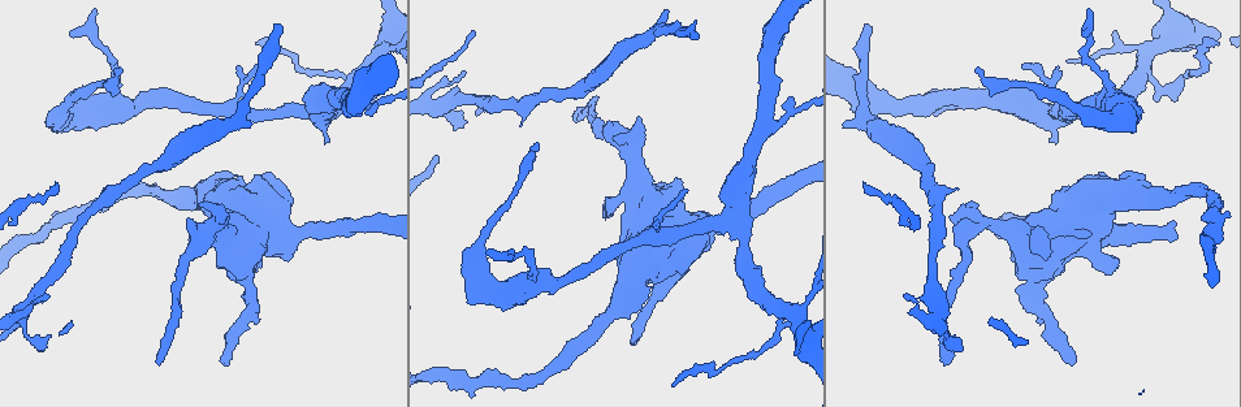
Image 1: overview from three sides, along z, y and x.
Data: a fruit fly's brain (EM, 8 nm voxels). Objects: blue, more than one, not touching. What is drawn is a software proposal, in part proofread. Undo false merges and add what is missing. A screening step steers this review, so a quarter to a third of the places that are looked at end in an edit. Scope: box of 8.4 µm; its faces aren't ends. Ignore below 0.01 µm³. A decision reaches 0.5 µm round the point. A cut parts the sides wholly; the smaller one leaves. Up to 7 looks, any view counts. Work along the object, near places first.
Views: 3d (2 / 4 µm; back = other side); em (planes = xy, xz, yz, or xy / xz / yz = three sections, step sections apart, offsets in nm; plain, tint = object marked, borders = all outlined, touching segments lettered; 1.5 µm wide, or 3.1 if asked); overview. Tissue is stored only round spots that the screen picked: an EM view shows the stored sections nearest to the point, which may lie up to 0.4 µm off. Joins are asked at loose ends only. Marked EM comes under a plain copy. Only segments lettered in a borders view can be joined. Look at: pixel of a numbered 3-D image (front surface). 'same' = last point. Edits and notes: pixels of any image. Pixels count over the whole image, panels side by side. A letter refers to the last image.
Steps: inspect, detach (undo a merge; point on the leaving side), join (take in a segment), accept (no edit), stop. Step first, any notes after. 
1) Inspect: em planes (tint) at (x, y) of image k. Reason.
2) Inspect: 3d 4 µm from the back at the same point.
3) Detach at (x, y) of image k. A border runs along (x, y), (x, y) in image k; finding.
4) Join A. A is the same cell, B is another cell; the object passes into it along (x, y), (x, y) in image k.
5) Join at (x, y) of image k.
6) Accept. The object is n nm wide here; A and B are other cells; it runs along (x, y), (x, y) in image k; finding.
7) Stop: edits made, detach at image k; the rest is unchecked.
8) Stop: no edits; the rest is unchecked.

Inspect: 3d 4 µm from the back at (58, 183) of image 1.

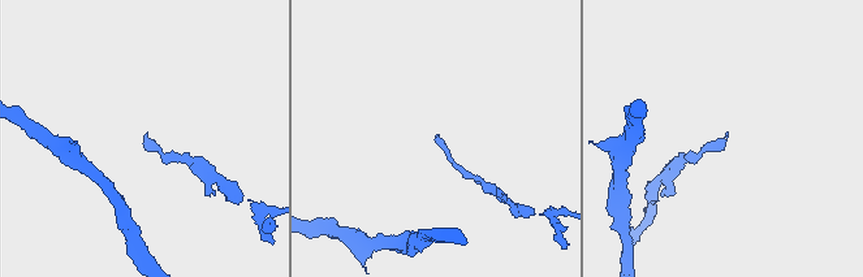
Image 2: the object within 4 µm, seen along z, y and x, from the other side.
Inspect: em planes (borders) at (436, 138) of image 2. Need the tissue.

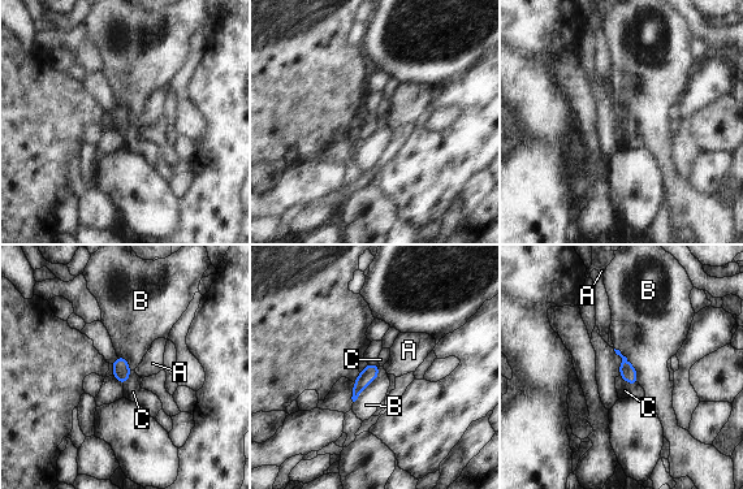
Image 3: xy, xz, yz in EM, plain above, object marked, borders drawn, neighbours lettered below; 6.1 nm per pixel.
Accept. The object is 90 nm wide here; A, B and C are other cells; a border runs along (620, 375), (627, 383), (638, 384) in image 3; no lettered segment goes on from it.

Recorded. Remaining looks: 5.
Inspect: em planes (borders) at (694, 33) of image 1. An open end.

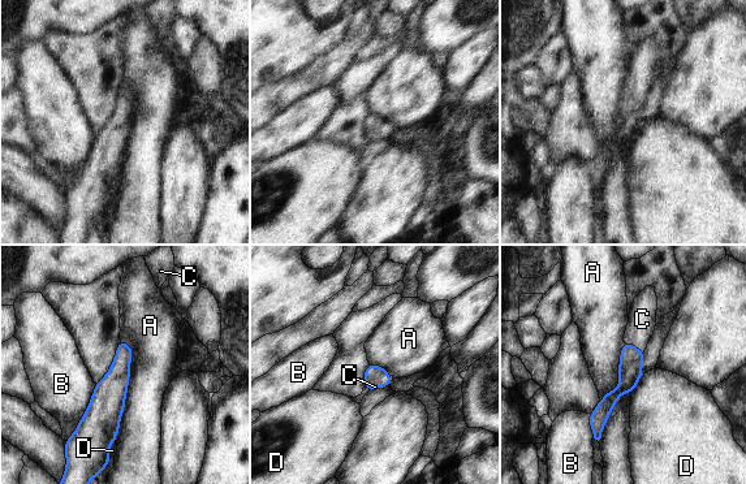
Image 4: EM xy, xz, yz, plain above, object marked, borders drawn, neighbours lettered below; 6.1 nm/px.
Join C. The object is 130 nm wide here; C is the same cell, A, B and D are other cells; the object passes into it along (630, 366), (633, 345), (642, 319) in image 4; it goes on there.

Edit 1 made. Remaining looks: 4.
Inspect: em xy step 4 (borders) at (764, 129) of image 1. Small branch off a trunk.

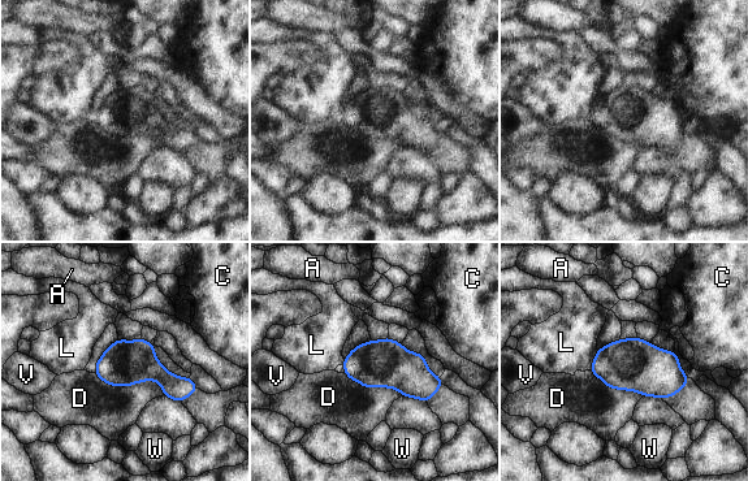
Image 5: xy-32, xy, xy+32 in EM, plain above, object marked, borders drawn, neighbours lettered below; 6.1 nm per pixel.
Accept. The longest contact is with D, 460 nm; A, C, D, L, V and W are other cells; a border runs along (94, 373), (163, 394) in image 5; one neuron here.

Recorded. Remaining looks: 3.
Stop: edits made, join at image 4; the rest is unchecked.

